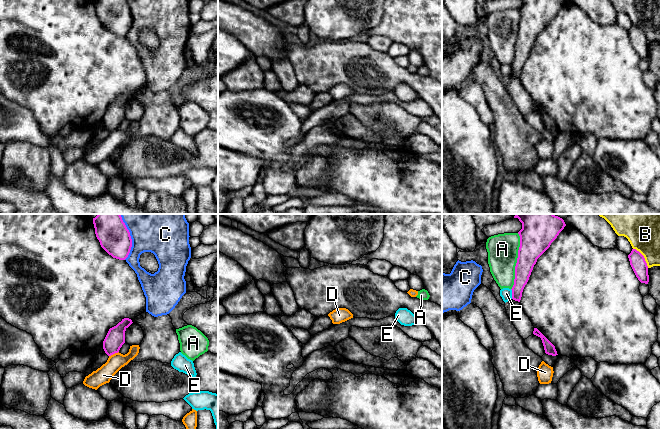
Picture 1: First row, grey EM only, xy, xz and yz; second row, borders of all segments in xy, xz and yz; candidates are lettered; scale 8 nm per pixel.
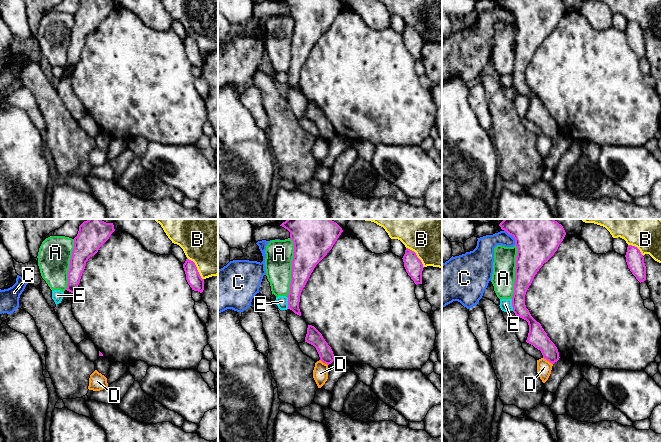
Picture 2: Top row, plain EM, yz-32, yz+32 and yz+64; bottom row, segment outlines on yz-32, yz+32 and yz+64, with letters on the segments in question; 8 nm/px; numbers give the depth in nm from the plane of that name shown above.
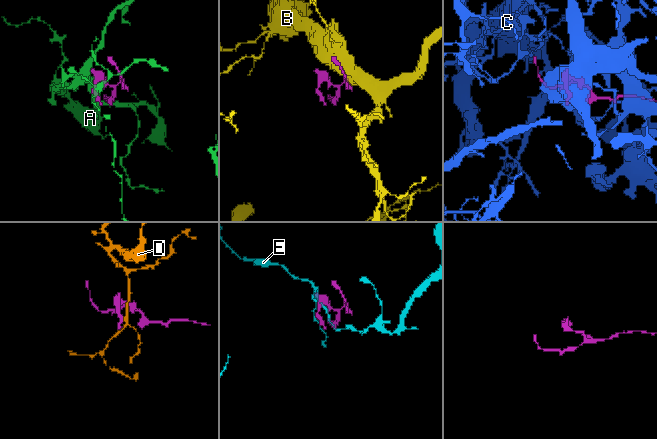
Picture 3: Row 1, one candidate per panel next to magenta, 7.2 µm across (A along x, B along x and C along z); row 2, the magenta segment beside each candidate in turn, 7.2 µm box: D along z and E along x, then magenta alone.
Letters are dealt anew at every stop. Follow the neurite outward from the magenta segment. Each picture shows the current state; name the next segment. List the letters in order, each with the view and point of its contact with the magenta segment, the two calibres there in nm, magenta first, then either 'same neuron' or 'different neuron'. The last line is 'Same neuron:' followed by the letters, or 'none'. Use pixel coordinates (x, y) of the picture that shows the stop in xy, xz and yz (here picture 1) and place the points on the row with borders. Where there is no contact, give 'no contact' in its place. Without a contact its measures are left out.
A: meets magenta in yz at (517, 261); 260 nm thick on the magenta side, 240 nm on the other; different neuron
B: meets magenta in yz at (643, 257); 130 nm thick on the magenta side, 300 nm on the other; different neuron
C: meets magenta in xy at (130, 237); 260 nm thick on the magenta side, 460 nm on the other; different neuron
D: meets magenta in xy at (113, 353); 160 nm thick on the magenta side, 140 nm on the other; different neuron
E: meets magenta in yz at (512, 294); 140 nm thick on the magenta side, 90 nm on the other; different neuron
Same neuron: none

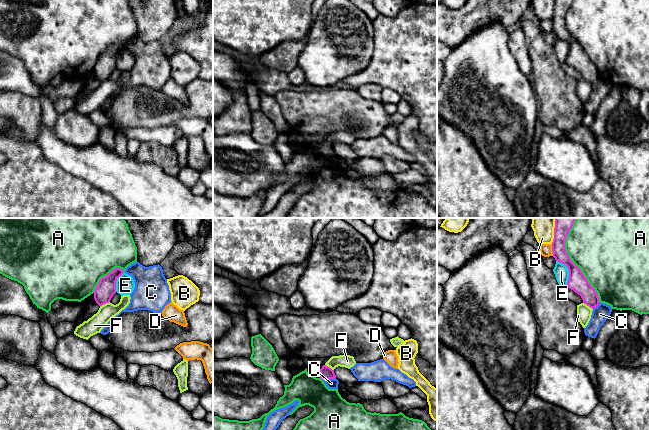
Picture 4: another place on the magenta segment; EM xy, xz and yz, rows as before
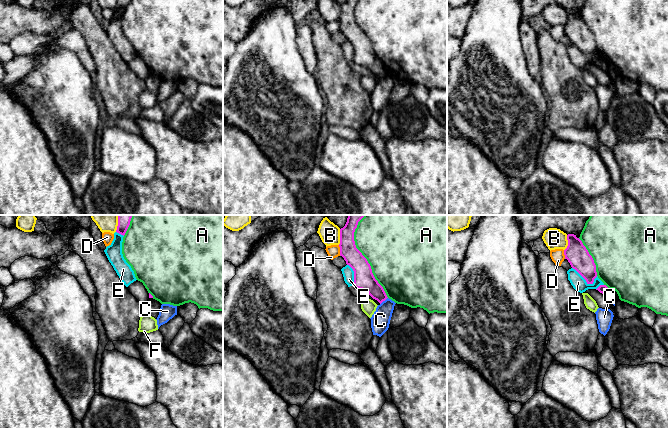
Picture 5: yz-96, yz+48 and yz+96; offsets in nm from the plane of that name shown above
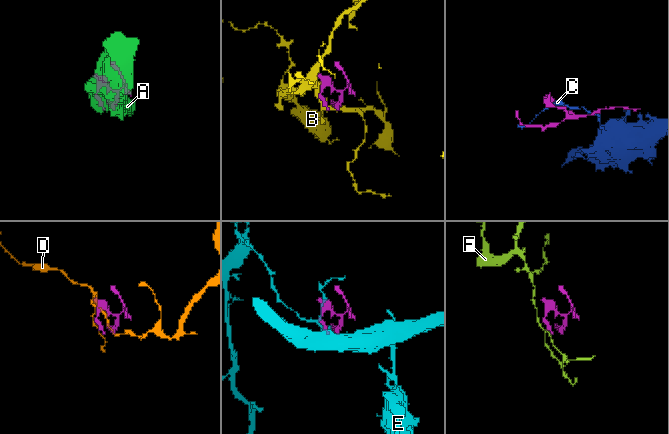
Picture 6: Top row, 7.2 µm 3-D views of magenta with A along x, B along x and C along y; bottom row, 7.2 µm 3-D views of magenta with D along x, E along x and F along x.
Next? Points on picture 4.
A: meets magenta in yz at (570, 260); 150 nm thick on the magenta side, 480 nm on the other; different neuron
B: meets magenta in yz at (554, 231); 160 nm thick on the magenta side, 190 nm on the other; different neuron
C: meets magenta in xz at (329, 378); 110 nm thick on the magenta side, 80 nm on the other; same neuron
D: meets magenta in yz at (552, 250); 140 nm thick on the magenta side, 100 nm on the other; different neuron
E: meets magenta in yz at (569, 271); 150 nm thick on the magenta side, 120 nm on the other; different neuron
F: meets magenta in xy at (104, 303); 160 nm thick on the magenta side, 140 nm on the other; different neuron
Same neuron: C

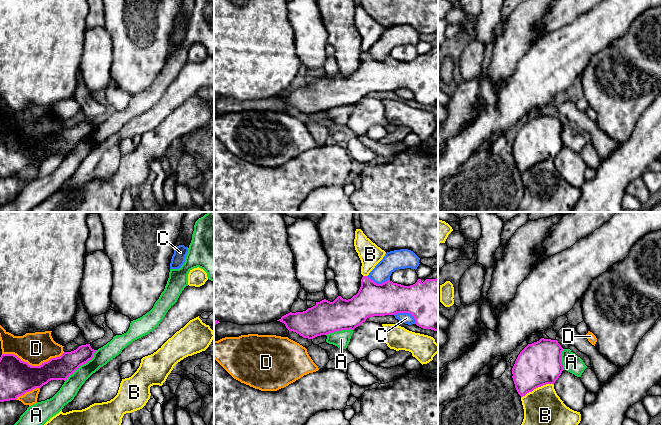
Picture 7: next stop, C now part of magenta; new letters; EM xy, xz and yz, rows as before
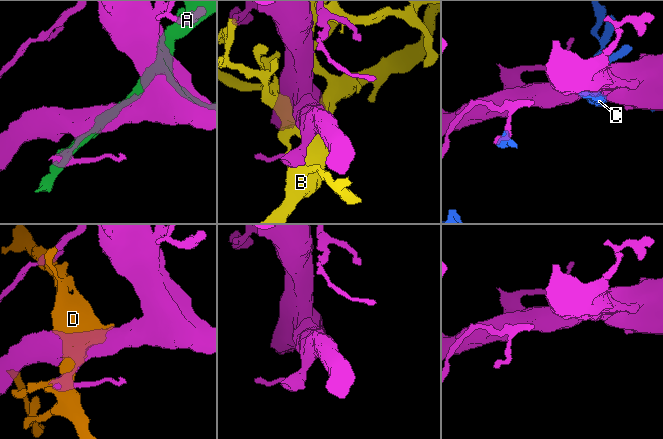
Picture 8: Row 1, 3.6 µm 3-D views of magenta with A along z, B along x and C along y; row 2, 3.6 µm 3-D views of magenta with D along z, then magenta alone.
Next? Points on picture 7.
A: meets magenta in xy at (81, 364); 190 nm thick on the magenta side, 140 nm on the other; same neuron
B: meets magenta in yz at (537, 387); 340 nm thick on the magenta side, 300 nm on the other; different neuron
C: meets magenta in xz at (407, 312); 420 nm thick on the magenta side, 90 nm on the other; different neuron
D: meets magenta in xy at (33, 366); 280 nm thick on the magenta side, 260 nm on the other; different neuron
Same neuron: A

